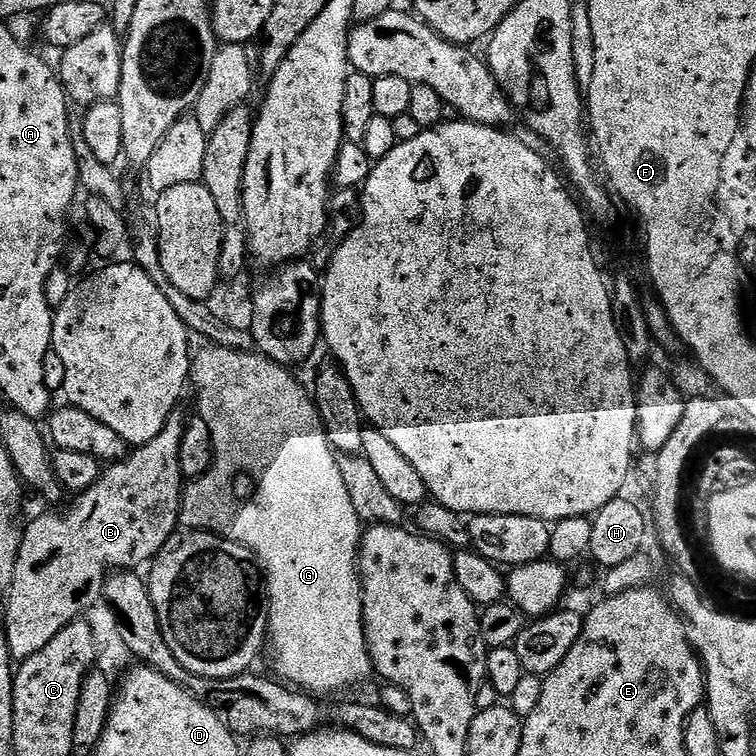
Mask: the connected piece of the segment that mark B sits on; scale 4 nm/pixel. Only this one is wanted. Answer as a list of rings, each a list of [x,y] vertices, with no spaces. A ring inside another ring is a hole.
[[[173,414],[166,426],[162,426],[162,434],[158,434],[158,438],[139,445],[124,459],[109,463],[100,477],[73,499],[76,501],[69,512],[49,511],[52,512],[49,516],[40,516],[28,529],[23,529],[14,578],[6,590],[8,609],[2,620],[13,661],[23,662],[38,654],[54,634],[101,603],[106,574],[113,570],[136,570],[141,567],[139,564],[147,565],[155,560],[170,537],[176,535],[180,524],[180,501],[186,487],[178,466],[178,450],[182,450],[185,423],[185,417]]]

